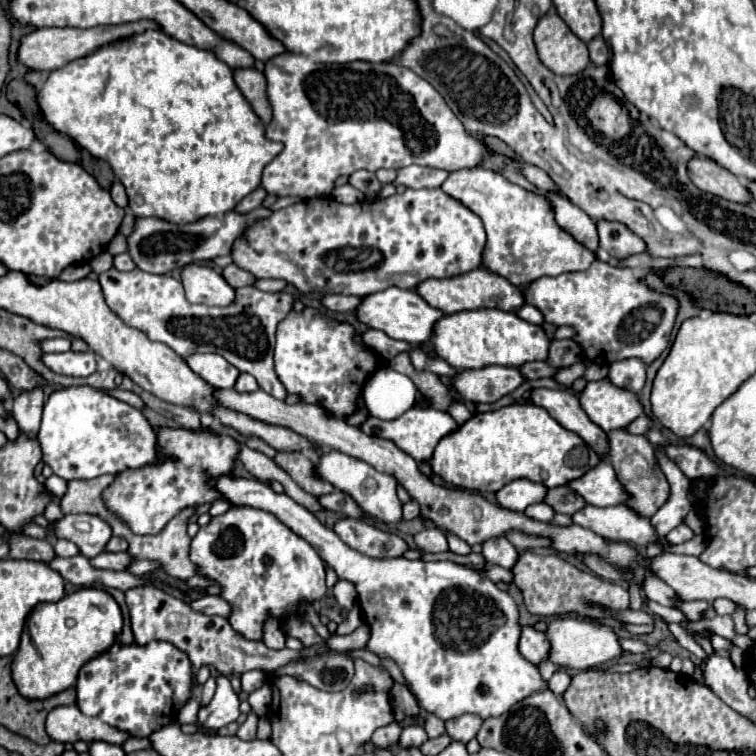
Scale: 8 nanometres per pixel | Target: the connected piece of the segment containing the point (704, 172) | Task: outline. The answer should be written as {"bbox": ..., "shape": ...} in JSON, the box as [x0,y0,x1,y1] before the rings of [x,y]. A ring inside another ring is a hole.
{"bbox":[689,158,751,204],"shape":[[[693,158],[689,162],[689,178],[699,186],[699,190],[709,192],[713,196],[719,196],[729,202],[737,204],[751,204],[751,192],[749,188],[741,182],[741,178],[733,176],[731,172],[723,170],[709,158]]]}

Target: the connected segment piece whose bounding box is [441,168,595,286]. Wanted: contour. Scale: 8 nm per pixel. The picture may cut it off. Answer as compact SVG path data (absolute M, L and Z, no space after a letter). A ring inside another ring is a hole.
M481 168L455 170L441 188L481 218L487 232L481 264L489 272L507 278L513 286L527 286L541 276L587 270L595 260L591 250L581 246L555 224L551 204L543 196L531 194L497 172Z

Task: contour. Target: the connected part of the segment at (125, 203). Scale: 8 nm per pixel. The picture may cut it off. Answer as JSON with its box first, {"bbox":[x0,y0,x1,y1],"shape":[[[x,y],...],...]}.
{"bbox":[111,182,129,208],"shape":[[[115,182],[115,184],[113,184],[113,188],[111,188],[111,198],[113,198],[113,202],[115,202],[117,206],[129,208],[129,198],[127,198],[125,188],[123,188],[121,182]]]}

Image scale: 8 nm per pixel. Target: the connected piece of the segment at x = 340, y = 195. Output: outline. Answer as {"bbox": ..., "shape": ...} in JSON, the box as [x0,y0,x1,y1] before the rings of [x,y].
{"bbox":[333,184,363,204],"shape":[[[345,184],[333,190],[333,198],[341,204],[357,204],[363,200],[363,194],[357,188],[353,188],[351,184]]]}

